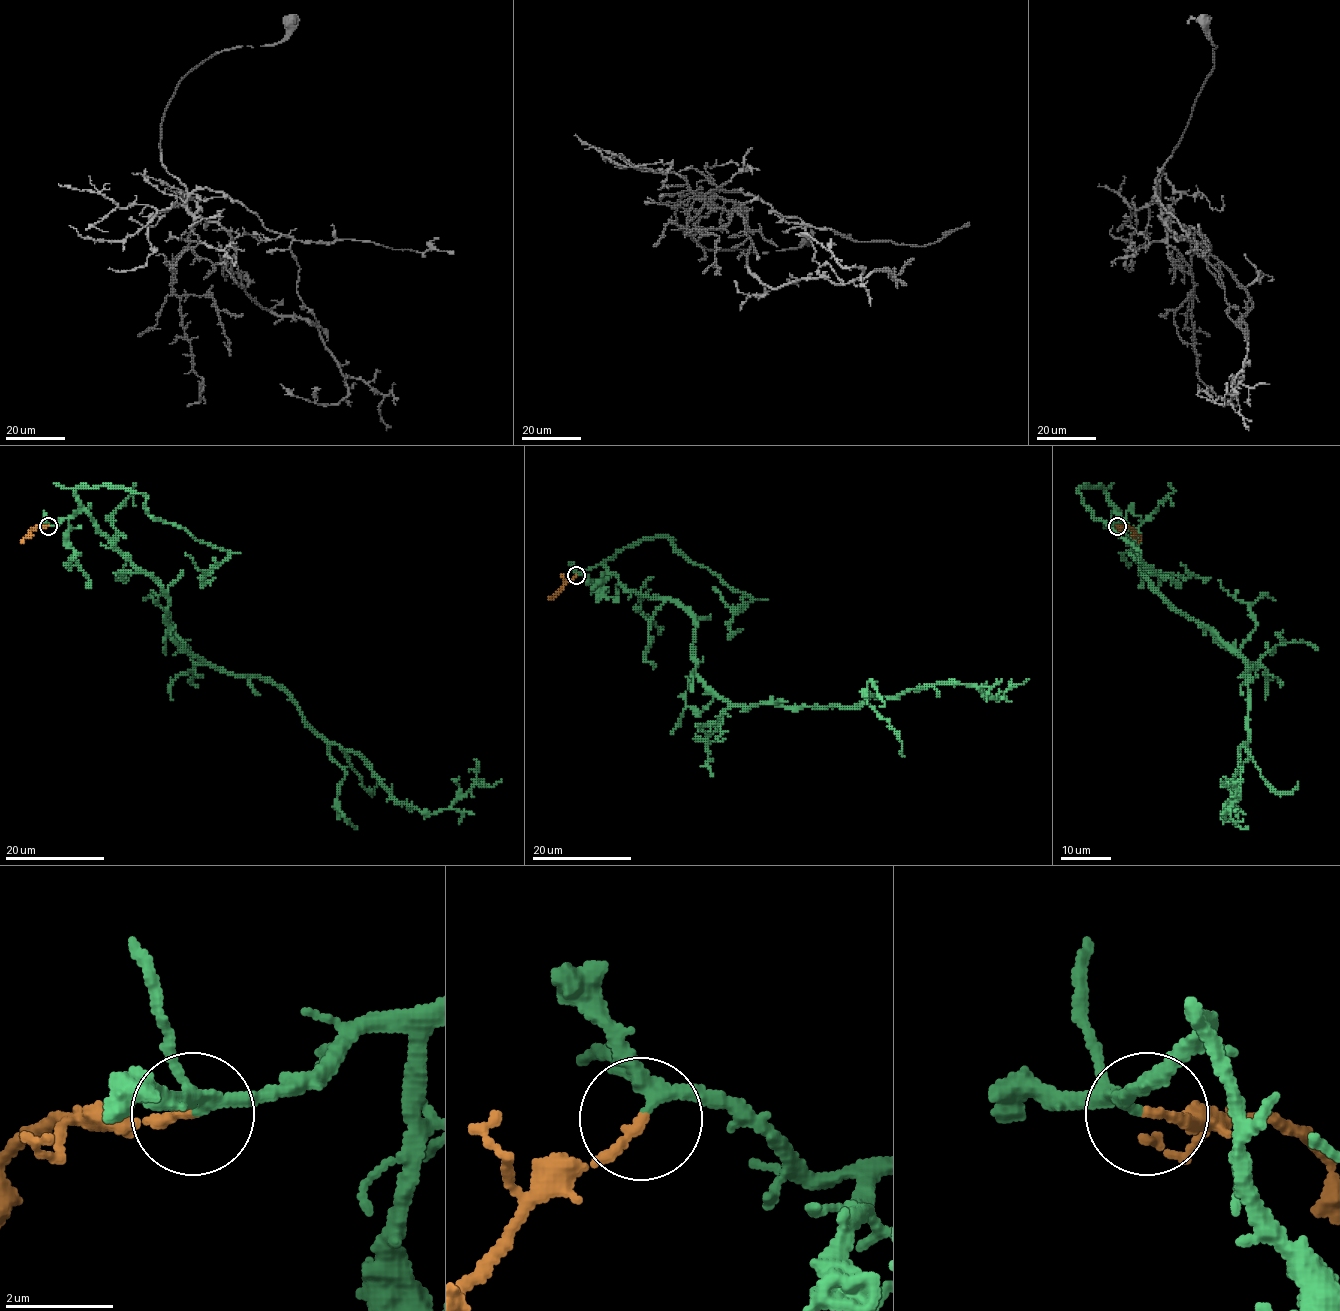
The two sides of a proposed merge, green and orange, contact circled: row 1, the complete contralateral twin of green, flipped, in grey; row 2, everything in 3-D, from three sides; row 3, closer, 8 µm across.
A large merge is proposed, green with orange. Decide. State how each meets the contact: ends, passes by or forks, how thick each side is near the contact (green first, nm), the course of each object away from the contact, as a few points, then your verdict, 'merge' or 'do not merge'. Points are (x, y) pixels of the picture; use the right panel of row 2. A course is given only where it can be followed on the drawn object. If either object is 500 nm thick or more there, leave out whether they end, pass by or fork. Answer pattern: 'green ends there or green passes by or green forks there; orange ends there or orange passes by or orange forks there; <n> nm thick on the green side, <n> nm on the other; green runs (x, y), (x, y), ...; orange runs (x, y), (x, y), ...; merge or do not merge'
green forks there; orange ends there; 180 nm thick on the green side, 170 nm on the other; green runs (1116, 526), (1118, 511), (1158, 592), (1246, 663), (1248, 740), (1225, 813), (1241, 793), (1220, 778); orange runs (1116, 526), (1131, 528), (1140, 537), (1139, 543); merge

